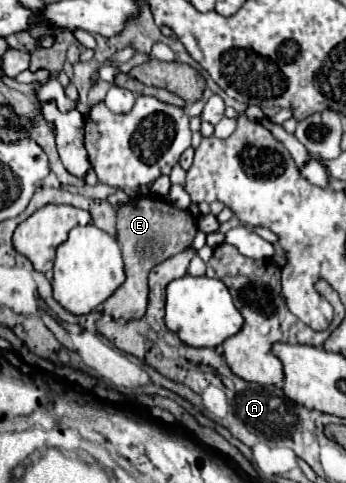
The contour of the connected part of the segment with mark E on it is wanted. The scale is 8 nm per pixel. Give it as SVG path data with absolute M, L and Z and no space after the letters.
M136 197L116 207L116 229L118 229L116 239L122 245L126 281L122 283L122 287L118 287L118 291L114 291L110 299L106 299L102 311L106 315L112 315L114 319L142 319L148 305L150 269L190 247L198 227L194 217L186 209L180 209L156 197Z

